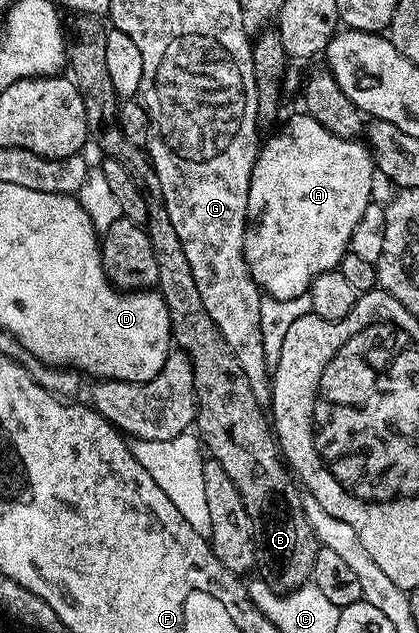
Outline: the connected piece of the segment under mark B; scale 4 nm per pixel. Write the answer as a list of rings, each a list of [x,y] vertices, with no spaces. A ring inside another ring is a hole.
[[[78,16],[68,26],[68,74],[74,87],[84,100],[84,120],[86,133],[92,136],[105,157],[124,164],[128,176],[136,184],[136,189],[144,196],[144,208],[148,208],[145,228],[148,240],[152,240],[152,252],[156,252],[156,272],[158,273],[157,293],[162,295],[170,313],[170,333],[177,349],[190,358],[194,369],[194,391],[198,401],[196,434],[201,439],[205,453],[213,461],[222,465],[224,472],[236,484],[240,498],[244,500],[244,512],[254,525],[254,557],[263,582],[277,594],[288,594],[310,582],[312,564],[320,549],[316,532],[308,524],[302,507],[303,491],[292,477],[280,457],[280,449],[271,423],[262,415],[263,403],[256,400],[240,360],[228,348],[218,325],[208,316],[204,308],[204,296],[192,280],[192,268],[184,256],[180,236],[168,216],[168,204],[164,200],[164,188],[160,188],[160,176],[150,163],[150,155],[139,143],[128,140],[118,127],[118,103],[116,88],[108,76],[108,63],[104,52],[107,27],[101,26],[94,16]]]

